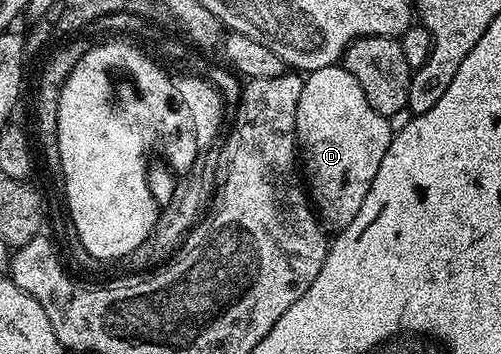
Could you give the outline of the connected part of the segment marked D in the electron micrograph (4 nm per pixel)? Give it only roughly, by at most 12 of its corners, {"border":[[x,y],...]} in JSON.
{"border":[[335,64],[303,77],[294,136],[323,227],[348,228],[390,120]]}

